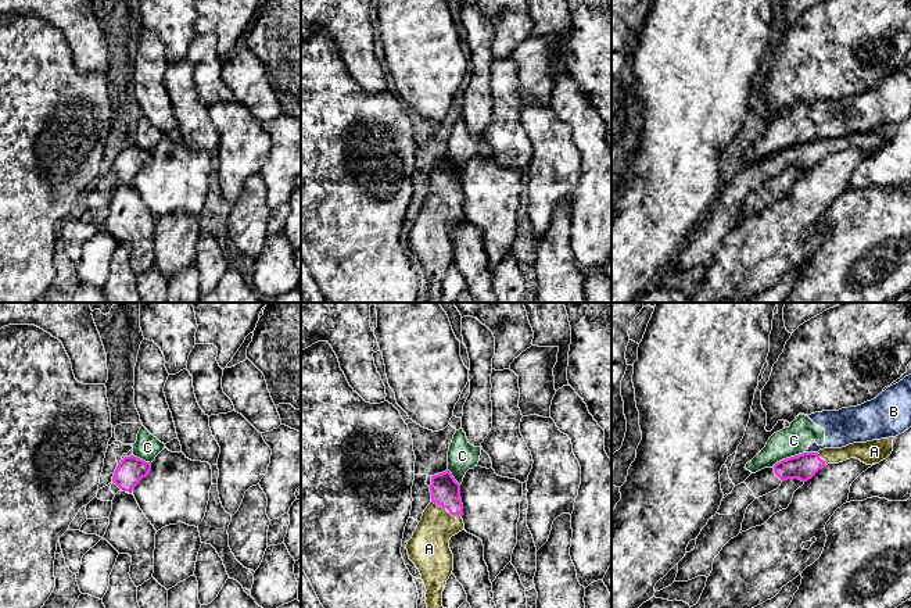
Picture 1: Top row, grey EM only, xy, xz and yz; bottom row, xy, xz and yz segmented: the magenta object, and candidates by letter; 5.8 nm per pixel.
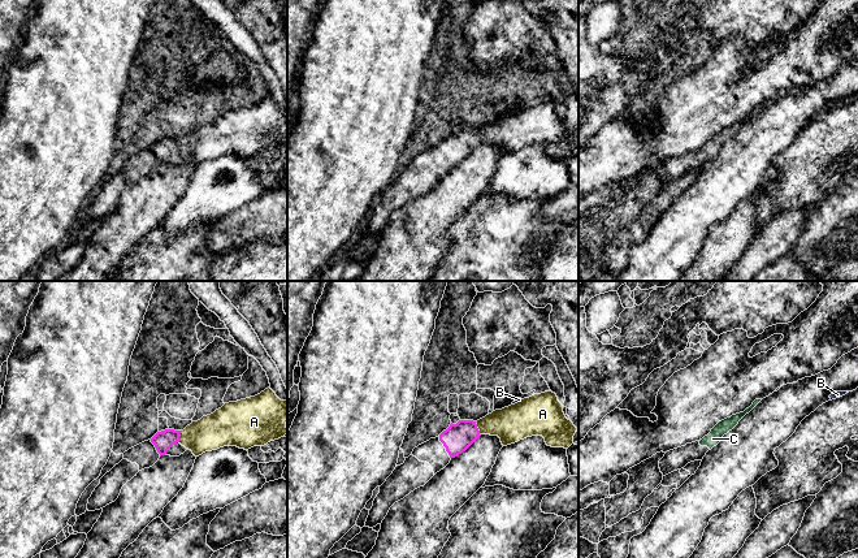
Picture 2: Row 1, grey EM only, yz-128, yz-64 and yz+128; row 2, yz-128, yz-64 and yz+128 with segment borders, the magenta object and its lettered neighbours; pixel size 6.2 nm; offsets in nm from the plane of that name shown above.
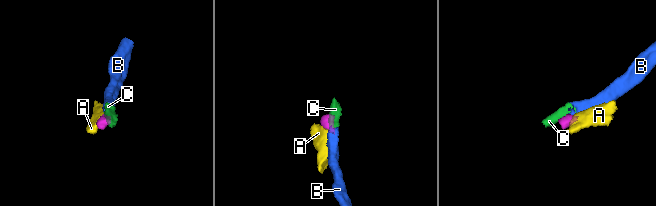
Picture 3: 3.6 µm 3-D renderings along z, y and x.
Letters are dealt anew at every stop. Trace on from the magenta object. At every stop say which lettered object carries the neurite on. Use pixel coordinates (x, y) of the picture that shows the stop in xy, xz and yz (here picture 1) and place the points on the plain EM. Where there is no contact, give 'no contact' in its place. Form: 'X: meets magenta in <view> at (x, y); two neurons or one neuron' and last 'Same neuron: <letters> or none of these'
A: meets magenta in xz at (447, 197); one neuron
B: meets magenta in yz at (811, 142); two neurons
C: meets magenta in yz at (788, 147); two neurons
Same neuron: A

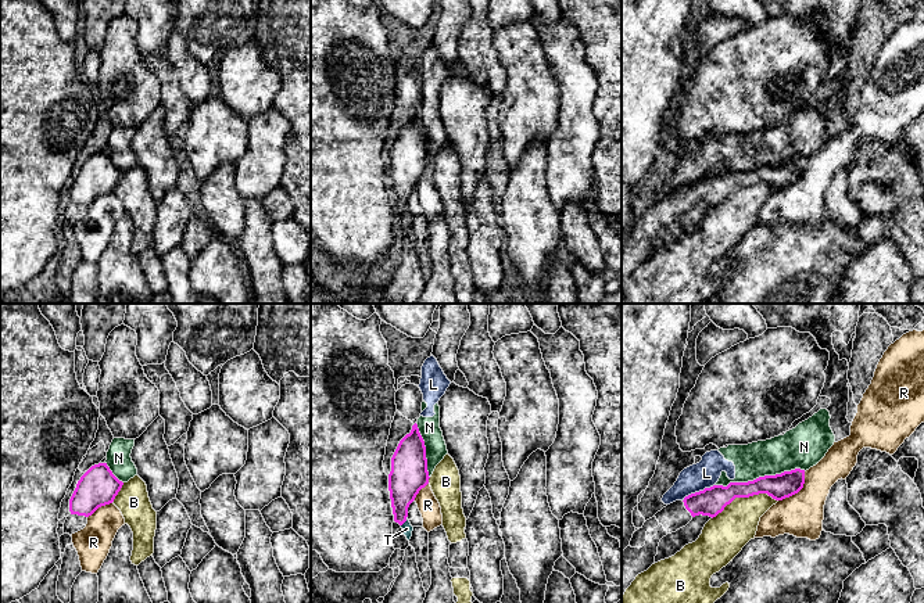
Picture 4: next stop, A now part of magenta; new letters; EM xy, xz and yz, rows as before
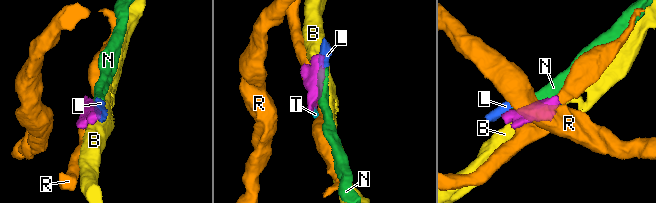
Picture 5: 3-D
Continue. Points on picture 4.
B: meets magenta in yz at (744, 186); two neurons
L: meets magenta in yz at (697, 182); two neurons
N: meets magenta in yz at (759, 167); two neurons
R: meets magenta in yz at (798, 180); two neurons
T: meets magenta in xz at (405, 210); one neuron
Same neuron: T

